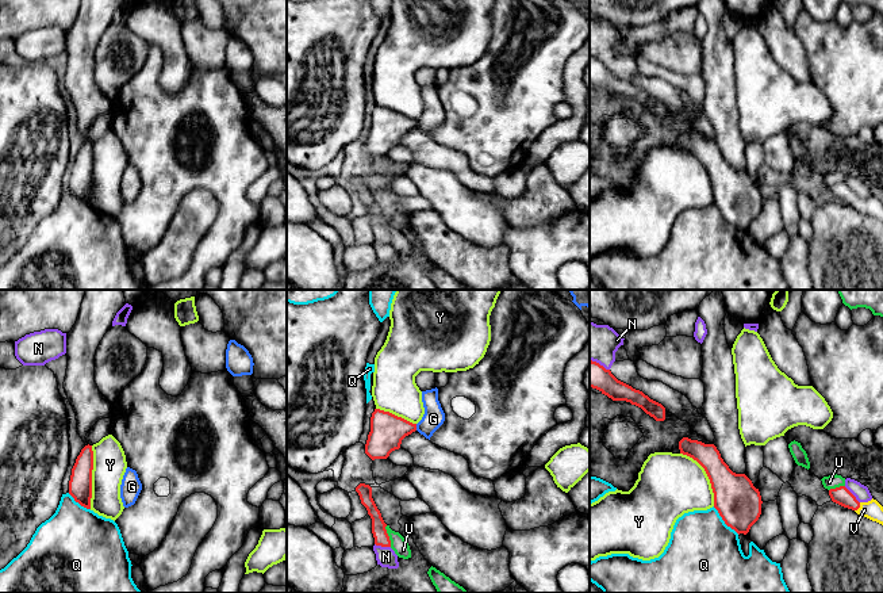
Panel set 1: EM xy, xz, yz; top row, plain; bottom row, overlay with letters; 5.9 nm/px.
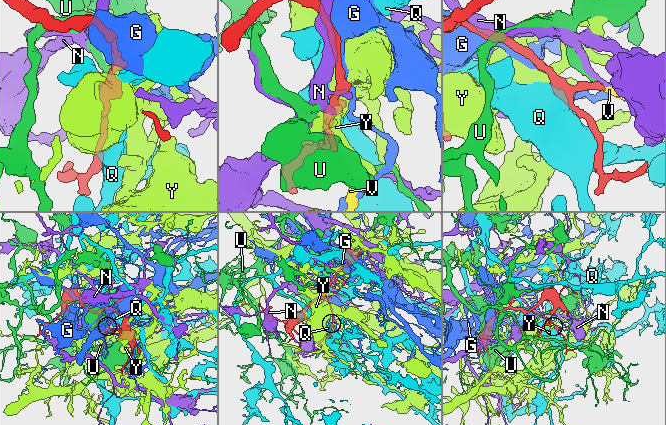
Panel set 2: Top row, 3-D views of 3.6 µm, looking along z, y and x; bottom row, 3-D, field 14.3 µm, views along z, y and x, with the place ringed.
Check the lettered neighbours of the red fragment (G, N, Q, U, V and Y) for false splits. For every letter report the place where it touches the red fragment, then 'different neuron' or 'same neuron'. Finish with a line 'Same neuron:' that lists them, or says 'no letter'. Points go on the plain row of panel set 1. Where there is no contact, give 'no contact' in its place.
G: meets red in xz at (415, 123); different neuron
N: meets red in yz at (852, 191); different neuron
Q: meets red in yz at (724, 217); different neuron
U: meets red in xz at (388, 233); different neuron
V: meets red in yz at (859, 203); same neuron
Y: meets red in xy at (91, 173); same neuron
Same neuron: V, Y

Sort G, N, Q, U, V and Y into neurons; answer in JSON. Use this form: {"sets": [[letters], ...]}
{"sets": [["G"], ["N"], ["Q"], ["U"], ["V", "Y"]]}

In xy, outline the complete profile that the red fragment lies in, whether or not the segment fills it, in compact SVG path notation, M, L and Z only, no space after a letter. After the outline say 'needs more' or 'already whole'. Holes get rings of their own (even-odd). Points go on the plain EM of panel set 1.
M85 142L76 156L69 177L69 191L81 203L91 206L92 195L92 167L93 148L92 142Z; already whole

